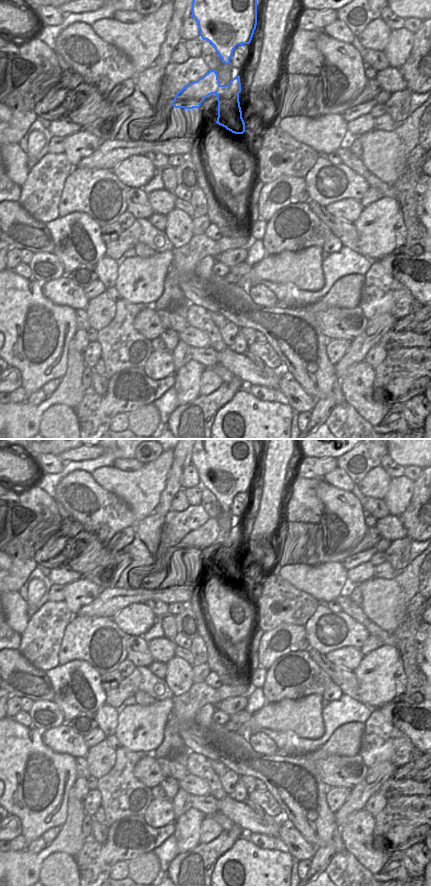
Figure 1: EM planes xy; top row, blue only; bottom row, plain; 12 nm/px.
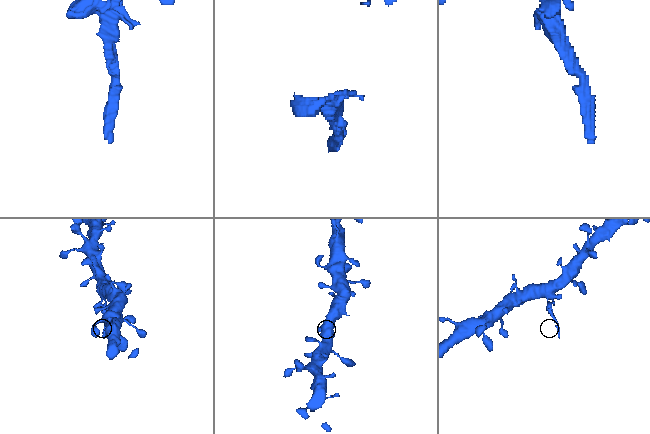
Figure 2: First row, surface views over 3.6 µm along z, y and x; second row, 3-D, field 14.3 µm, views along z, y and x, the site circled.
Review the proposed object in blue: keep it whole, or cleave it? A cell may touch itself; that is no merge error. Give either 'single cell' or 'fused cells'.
fused cells

